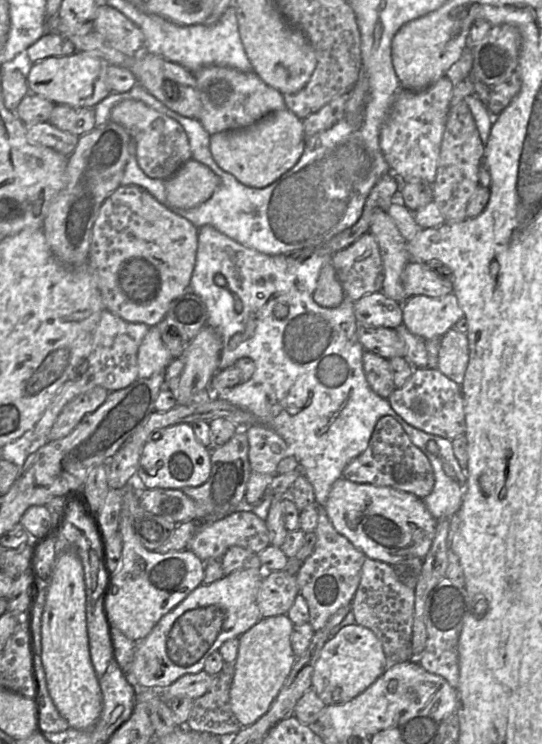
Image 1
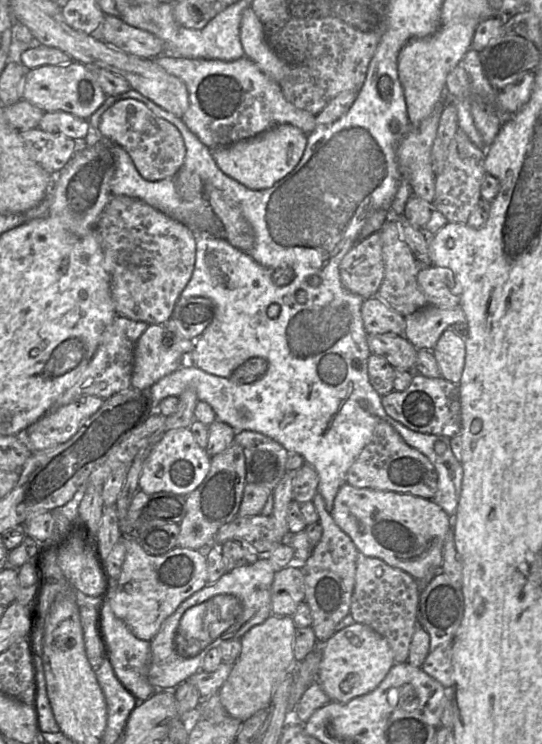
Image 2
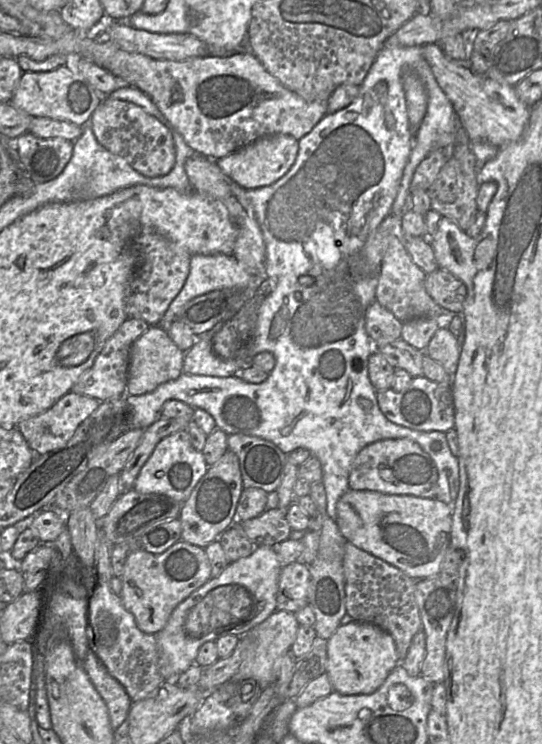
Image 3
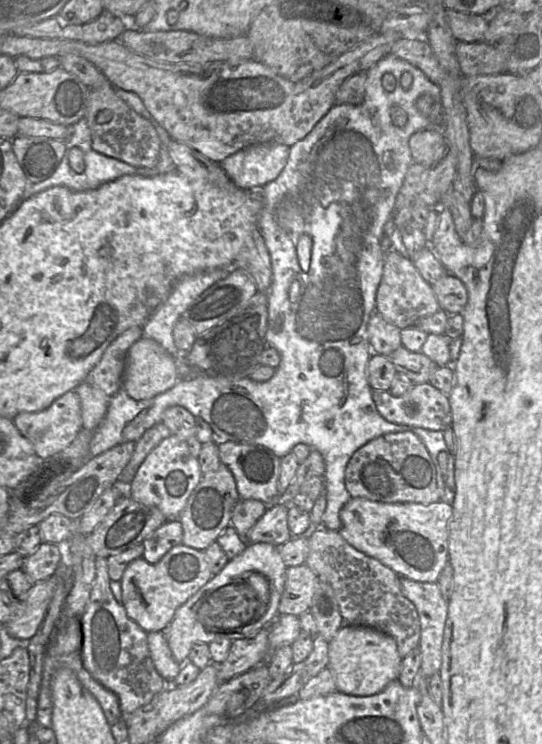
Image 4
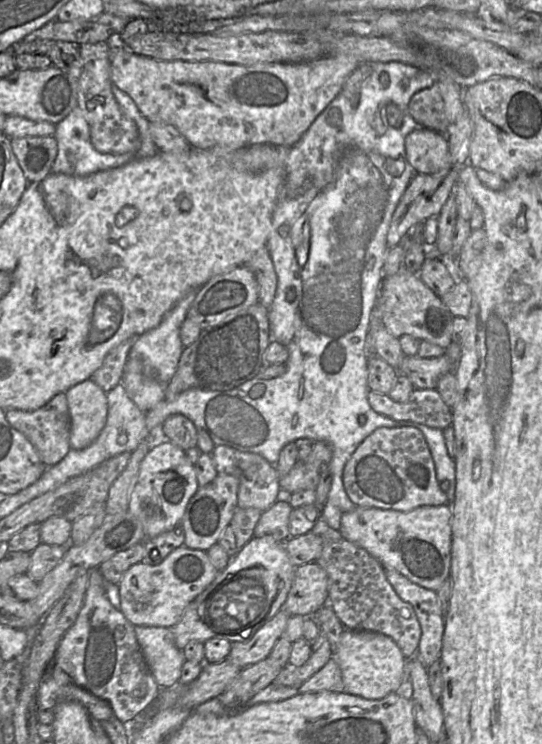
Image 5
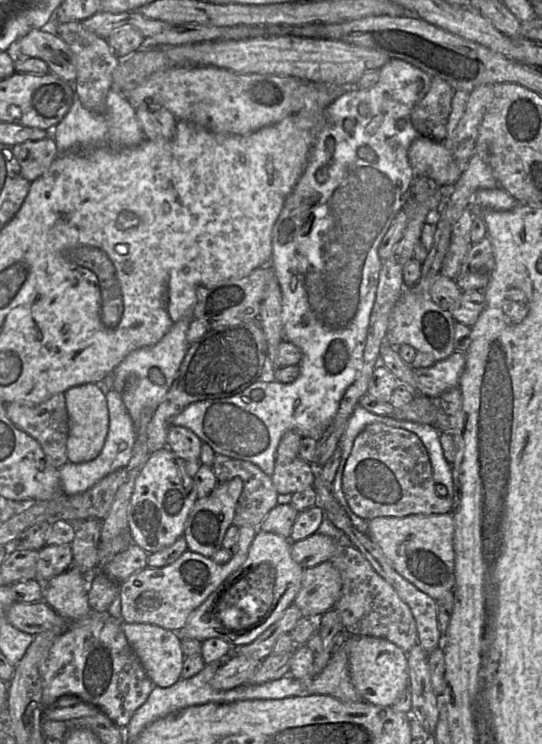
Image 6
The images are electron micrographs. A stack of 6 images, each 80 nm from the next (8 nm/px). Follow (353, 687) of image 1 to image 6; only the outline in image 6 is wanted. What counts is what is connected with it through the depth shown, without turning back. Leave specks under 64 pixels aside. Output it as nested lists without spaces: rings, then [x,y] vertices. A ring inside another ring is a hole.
[[[349,636],[343,644],[348,656],[349,676],[360,696],[377,706],[392,706],[409,686],[407,654],[392,642],[372,636]]]

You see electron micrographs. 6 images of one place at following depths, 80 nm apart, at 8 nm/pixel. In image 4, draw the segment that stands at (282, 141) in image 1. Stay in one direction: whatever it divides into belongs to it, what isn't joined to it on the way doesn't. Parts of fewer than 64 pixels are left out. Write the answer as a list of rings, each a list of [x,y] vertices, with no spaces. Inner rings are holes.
[[[256,144],[225,158],[219,165],[239,188],[258,189],[277,178],[289,153],[290,147],[283,144]]]

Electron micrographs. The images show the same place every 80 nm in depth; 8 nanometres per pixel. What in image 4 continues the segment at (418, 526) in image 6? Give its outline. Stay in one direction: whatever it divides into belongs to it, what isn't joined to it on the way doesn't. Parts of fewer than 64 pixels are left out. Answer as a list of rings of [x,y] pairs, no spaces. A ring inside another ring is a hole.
[[[362,497],[350,498],[340,511],[340,535],[354,548],[377,559],[399,576],[418,582],[436,583],[448,563],[449,521],[452,504],[438,501],[430,504],[415,502],[384,503]]]

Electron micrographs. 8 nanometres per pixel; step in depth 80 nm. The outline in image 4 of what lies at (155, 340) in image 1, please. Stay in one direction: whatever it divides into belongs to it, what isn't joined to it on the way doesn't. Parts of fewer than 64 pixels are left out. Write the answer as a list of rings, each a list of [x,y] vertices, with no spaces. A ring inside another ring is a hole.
[[[141,337],[128,350],[122,387],[134,400],[146,400],[179,380],[177,360],[157,341]]]

